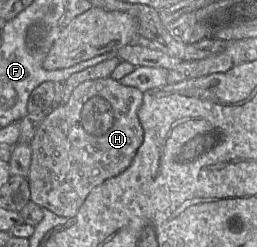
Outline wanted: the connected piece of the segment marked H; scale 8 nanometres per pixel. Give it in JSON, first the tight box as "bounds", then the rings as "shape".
{"bounds":[28,77,144,218],"shape":[[[112,77],[88,80],[79,84],[67,103],[59,104],[41,123],[31,141],[32,157],[28,174],[31,201],[58,216],[71,218],[89,193],[105,180],[125,171],[134,159],[144,138],[138,117],[144,92],[121,84]]]}

